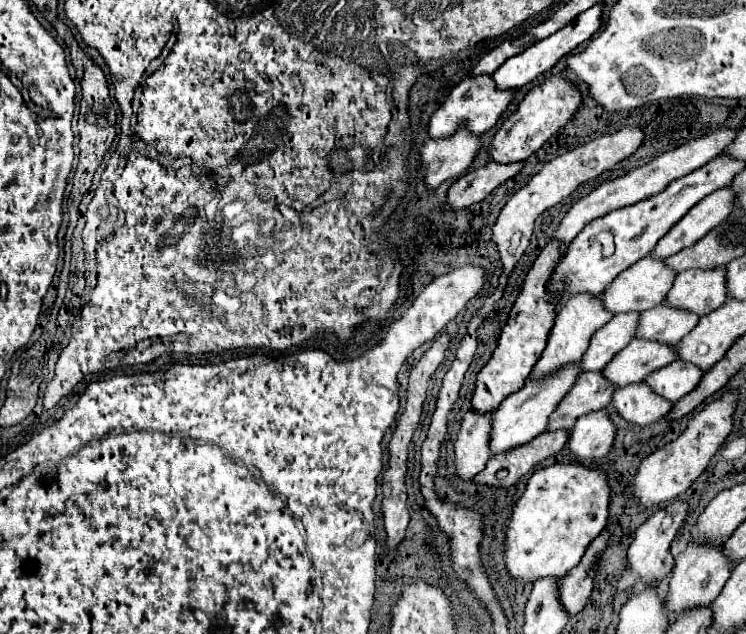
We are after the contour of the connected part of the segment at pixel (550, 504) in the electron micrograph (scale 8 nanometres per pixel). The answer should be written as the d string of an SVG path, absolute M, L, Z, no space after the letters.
M562 462L536 470L528 478L526 492L516 502L506 528L506 566L510 576L518 582L534 582L544 576L562 578L606 528L608 514L610 486L604 470Z

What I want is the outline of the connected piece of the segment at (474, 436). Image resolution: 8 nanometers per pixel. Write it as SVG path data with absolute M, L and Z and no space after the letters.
M470 410L468 416L462 418L462 428L458 432L458 440L454 444L456 454L456 472L464 480L472 480L492 456L488 450L488 434L492 432L492 414L480 414Z

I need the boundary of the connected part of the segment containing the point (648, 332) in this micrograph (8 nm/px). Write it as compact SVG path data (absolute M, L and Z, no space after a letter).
M656 306L652 310L646 310L640 314L638 324L638 338L658 340L664 344L676 344L692 326L696 326L700 318L694 314L688 314L688 310L672 310L672 306Z

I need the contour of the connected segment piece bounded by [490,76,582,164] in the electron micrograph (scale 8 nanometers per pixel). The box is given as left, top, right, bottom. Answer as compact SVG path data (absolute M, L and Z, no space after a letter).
M552 76L544 80L540 86L534 86L524 100L520 102L518 110L506 118L502 128L492 140L490 156L494 162L518 162L526 160L530 154L534 154L550 136L554 136L560 128L564 128L568 122L574 120L582 106L582 94L576 88L574 82L562 76Z

